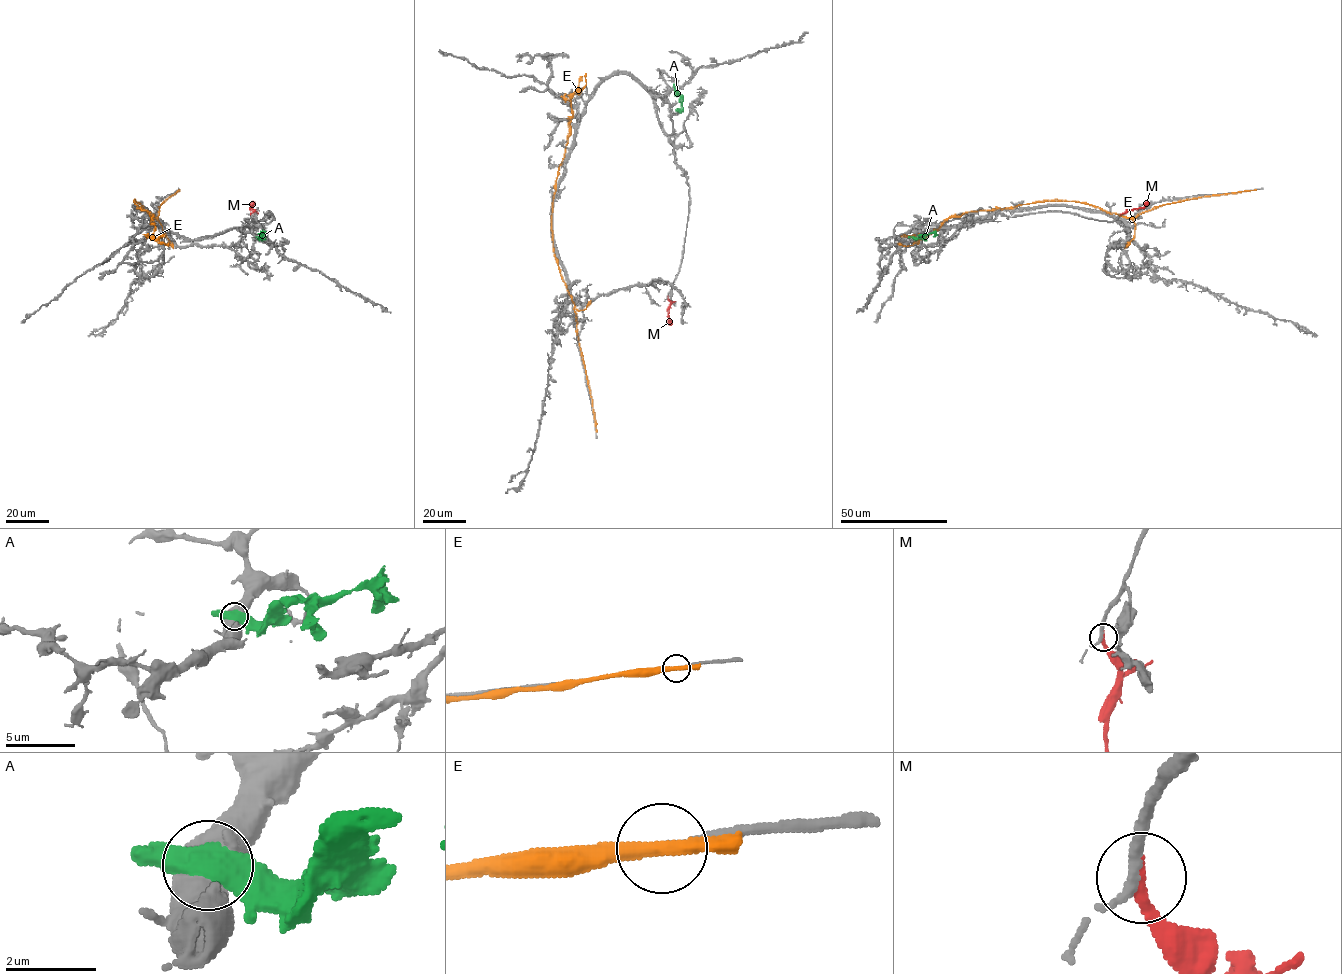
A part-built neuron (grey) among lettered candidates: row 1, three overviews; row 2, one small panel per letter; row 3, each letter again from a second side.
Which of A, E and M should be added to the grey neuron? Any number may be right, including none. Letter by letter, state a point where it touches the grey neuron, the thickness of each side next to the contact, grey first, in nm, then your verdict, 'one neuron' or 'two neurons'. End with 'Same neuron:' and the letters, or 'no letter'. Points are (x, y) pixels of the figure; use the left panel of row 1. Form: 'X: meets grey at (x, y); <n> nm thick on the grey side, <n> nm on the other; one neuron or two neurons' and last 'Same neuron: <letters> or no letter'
A: meets grey at (257, 237); 600 nm thick on the grey side, 480 nm on the other; two neurons
E: meets grey at (178, 190); 220 nm thick on the grey side, 320 nm on the other; two neurons
M: meets grey at (250, 214); 240 nm thick on the grey side, 280 nm on the other; one neuron
Same neuron: M

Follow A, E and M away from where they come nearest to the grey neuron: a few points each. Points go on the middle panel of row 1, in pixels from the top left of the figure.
A: (675, 88), (682, 106), (675, 110)
E: (595, 428), (574, 304), (554, 255), (551, 229), (558, 168), (572, 112), (571, 98), (586, 84), (586, 73)
M: (668, 297), (670, 325)

